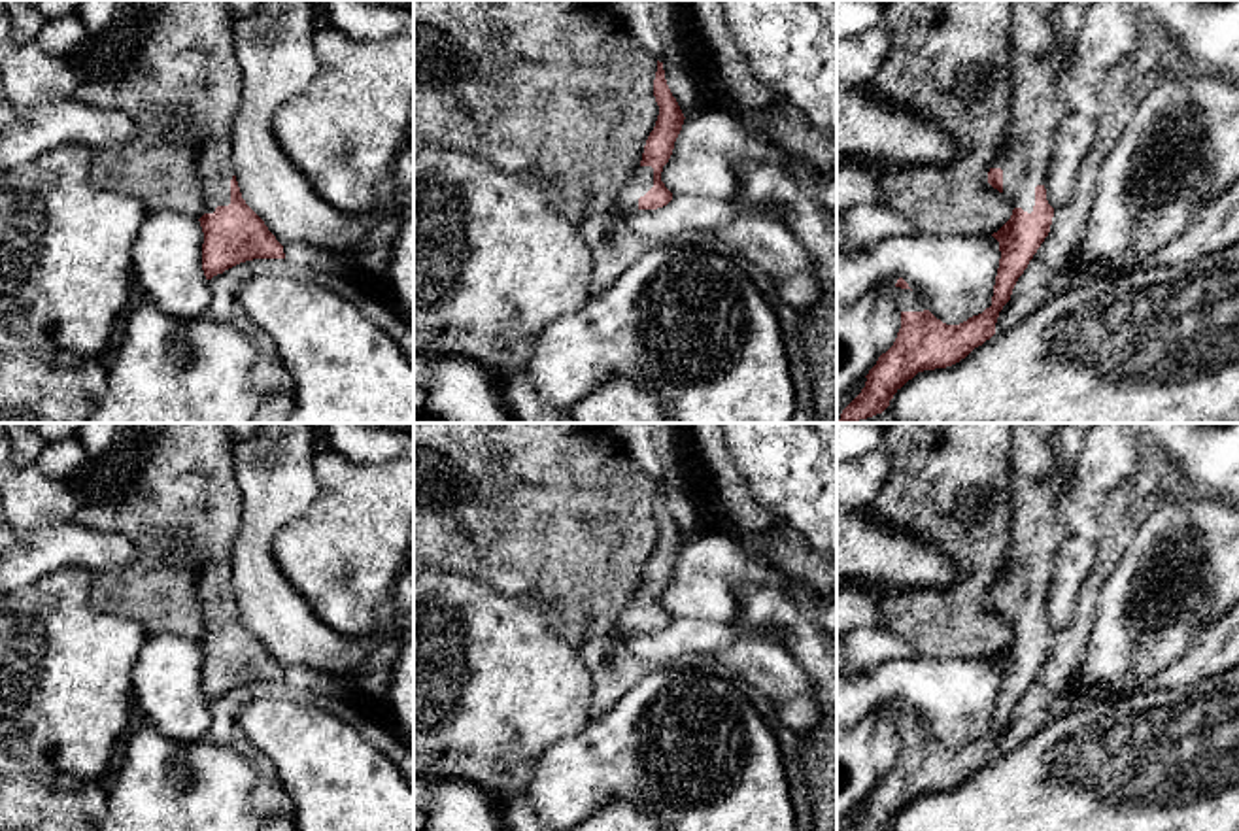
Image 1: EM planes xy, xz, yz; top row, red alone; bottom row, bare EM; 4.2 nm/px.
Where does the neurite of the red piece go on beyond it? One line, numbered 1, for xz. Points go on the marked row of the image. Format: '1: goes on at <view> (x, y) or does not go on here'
1: goes on at xz (641, 182)

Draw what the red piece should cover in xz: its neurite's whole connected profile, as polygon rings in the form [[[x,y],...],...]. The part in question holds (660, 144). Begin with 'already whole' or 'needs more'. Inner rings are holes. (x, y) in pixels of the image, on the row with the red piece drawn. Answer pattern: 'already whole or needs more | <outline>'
needs more | [[[659,60],[653,79],[653,96],[659,106],[659,115],[646,140],[640,166],[614,204],[618,212],[657,210],[672,200],[672,193],[661,181],[661,172],[672,155],[686,117],[667,85],[663,62]]]

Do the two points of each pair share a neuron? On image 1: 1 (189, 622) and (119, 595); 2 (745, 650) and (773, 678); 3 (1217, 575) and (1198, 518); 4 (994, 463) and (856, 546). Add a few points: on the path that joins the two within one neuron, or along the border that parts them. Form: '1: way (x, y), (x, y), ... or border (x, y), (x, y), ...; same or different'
1: way (172, 607), (161, 595), (136, 595); same
2: way (752, 658), (765, 671); same
3: way (1211, 561), (1209, 552), (1200, 542), (1200, 531); same
4: border (867, 510), (879, 520), (932, 542); different

